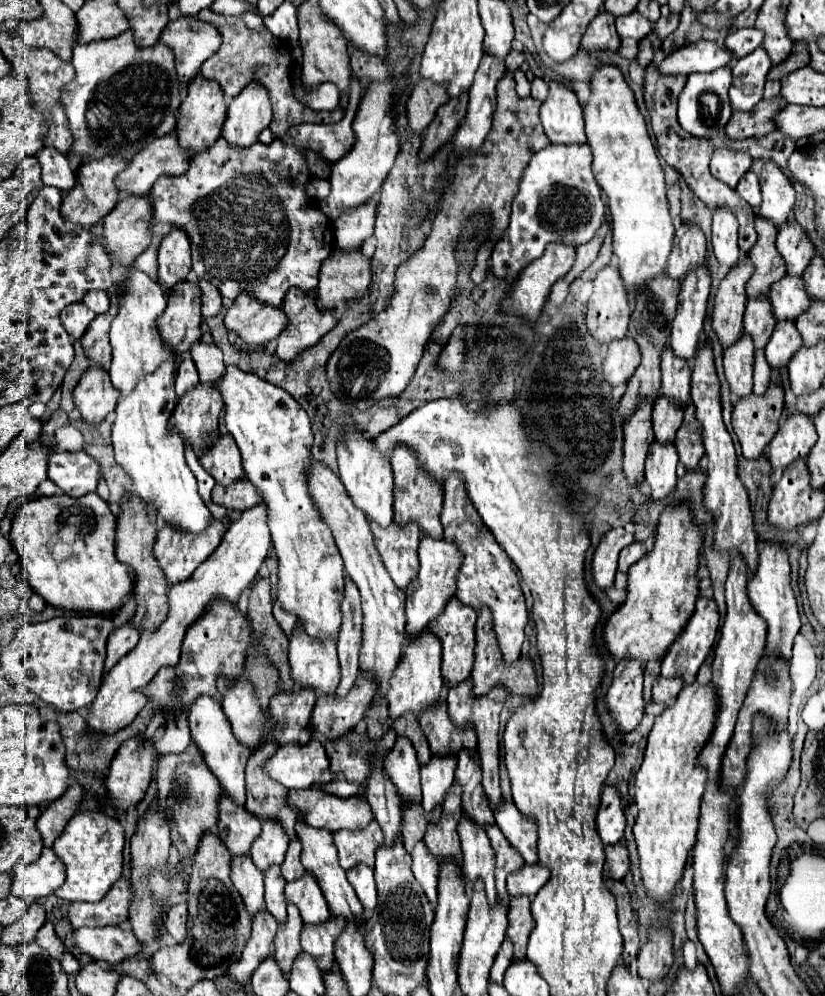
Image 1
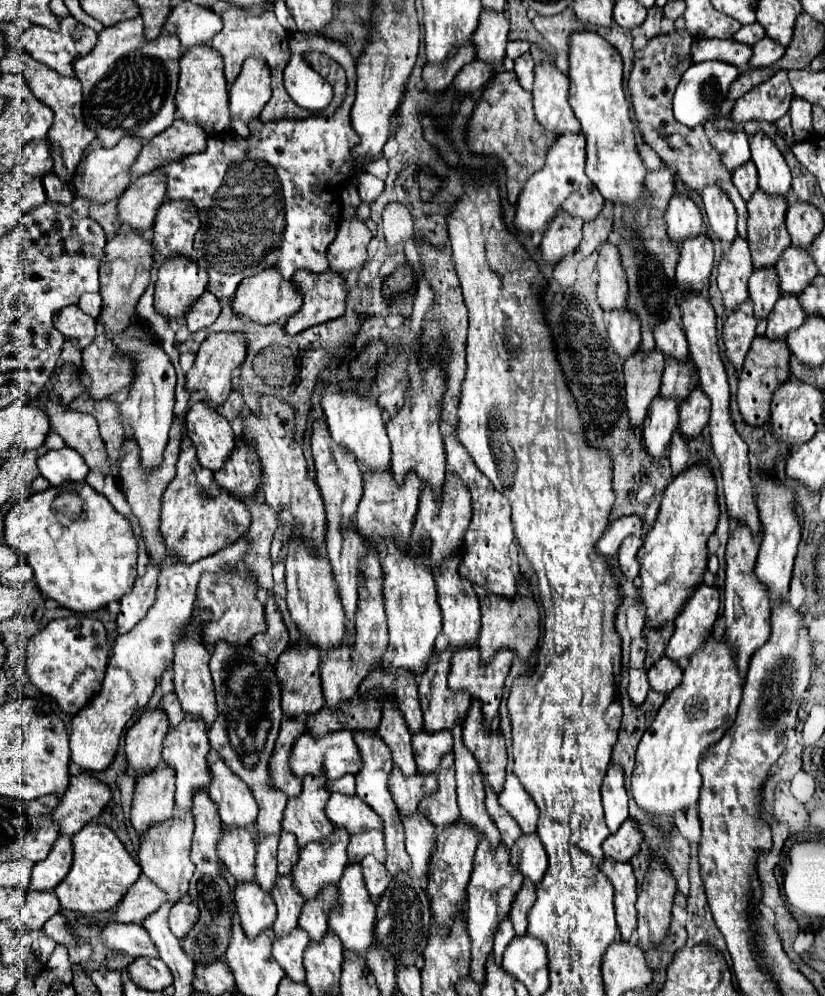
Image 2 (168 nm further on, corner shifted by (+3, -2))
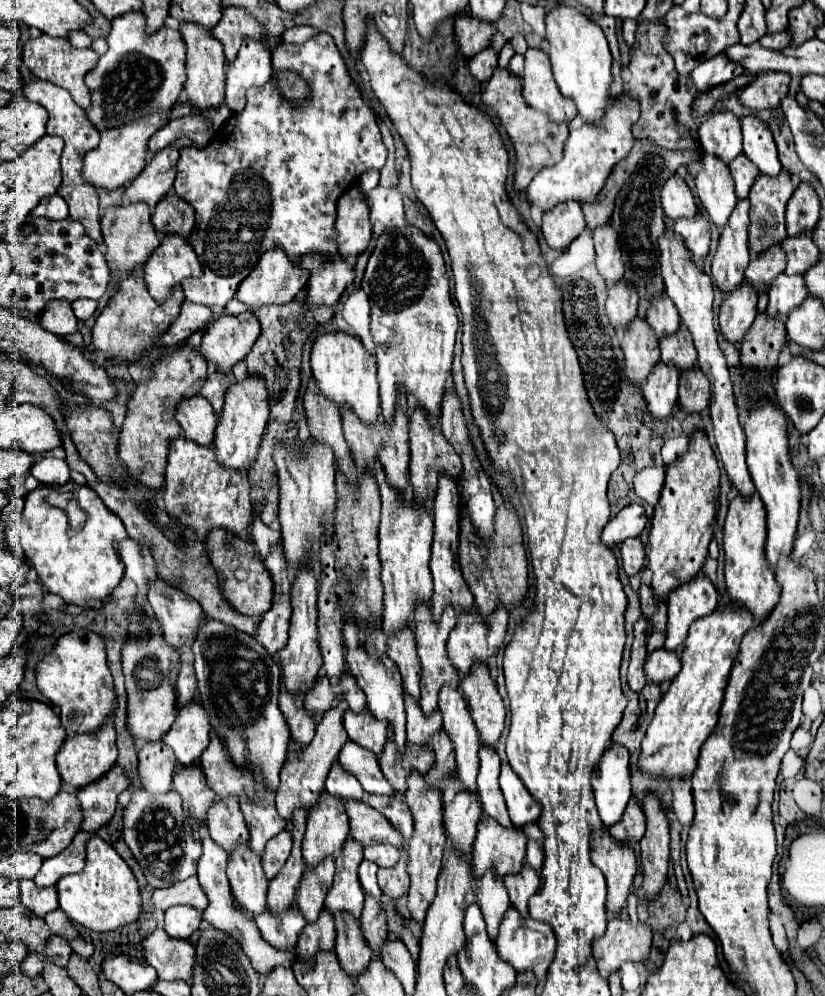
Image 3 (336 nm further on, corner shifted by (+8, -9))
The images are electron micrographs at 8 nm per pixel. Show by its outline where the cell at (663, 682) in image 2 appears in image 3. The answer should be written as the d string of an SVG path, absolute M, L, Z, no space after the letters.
M658 648L658 650L648 654L644 670L646 670L646 678L650 682L662 684L666 680L672 680L678 674L678 670L680 670L680 656L676 652Z

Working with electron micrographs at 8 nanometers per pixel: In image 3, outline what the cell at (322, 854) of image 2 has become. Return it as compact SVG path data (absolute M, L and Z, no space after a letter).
M322 794L314 810L308 812L302 854L308 868L314 868L320 858L336 854L348 838L348 816L344 802L336 796Z

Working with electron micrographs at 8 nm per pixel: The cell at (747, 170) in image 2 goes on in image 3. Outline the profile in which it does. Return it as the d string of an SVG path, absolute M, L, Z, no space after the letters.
M738 154L738 158L734 158L734 162L730 162L728 166L730 166L730 172L732 172L734 182L736 182L736 196L748 198L748 192L754 184L754 178L760 174L758 166L754 166L744 154Z

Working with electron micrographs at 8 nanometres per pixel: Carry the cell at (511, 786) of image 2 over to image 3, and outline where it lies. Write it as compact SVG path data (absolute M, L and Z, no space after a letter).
M508 762L502 764L502 774L500 774L500 788L506 798L506 806L510 812L510 820L514 826L524 826L526 822L538 820L542 806L534 802L530 792L526 790L524 782L518 780L514 770L510 768Z

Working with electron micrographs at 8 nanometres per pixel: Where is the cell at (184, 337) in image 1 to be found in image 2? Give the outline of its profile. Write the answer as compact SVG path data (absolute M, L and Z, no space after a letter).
M169 259L167 263L163 263L163 267L159 267L157 275L159 279L155 283L155 311L167 321L185 317L189 307L201 297L207 287L207 273L199 271L193 259Z

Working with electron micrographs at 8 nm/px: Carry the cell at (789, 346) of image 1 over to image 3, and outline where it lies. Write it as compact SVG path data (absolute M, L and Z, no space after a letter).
M778 274L770 286L770 300L768 300L768 314L774 318L782 318L786 320L790 310L800 306L802 300L808 296L808 290L806 290L806 282L804 282L804 276L802 274L794 274L794 276L788 276L788 274Z

